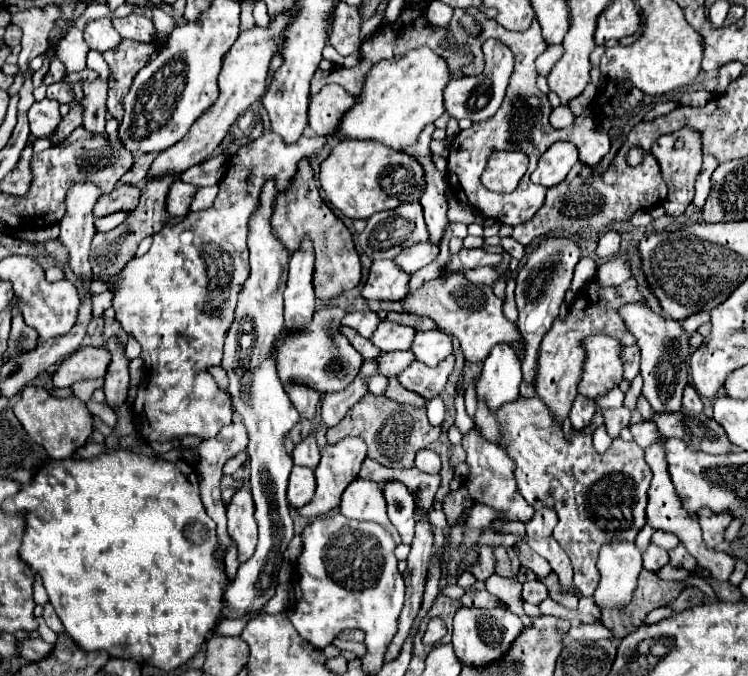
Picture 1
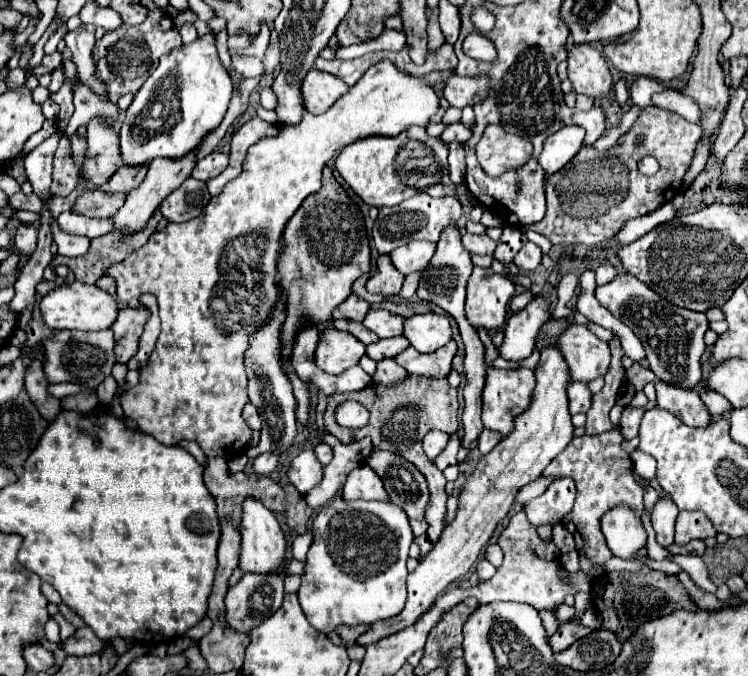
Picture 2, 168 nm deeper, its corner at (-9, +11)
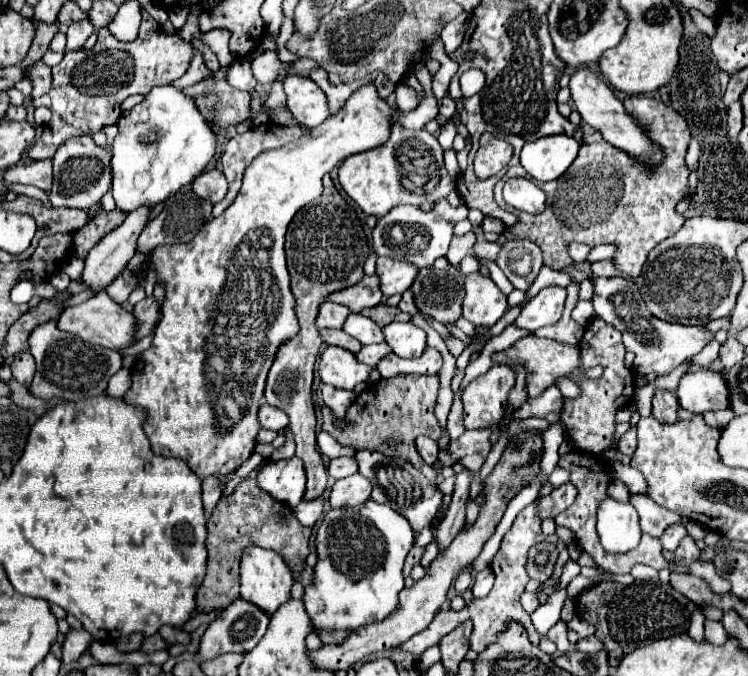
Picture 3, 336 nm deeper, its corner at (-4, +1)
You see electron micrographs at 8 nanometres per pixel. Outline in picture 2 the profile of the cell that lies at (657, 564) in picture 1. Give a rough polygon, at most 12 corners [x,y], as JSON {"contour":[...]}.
{"contour":[[659,498],[651,522],[661,546],[673,544],[679,510],[669,498]]}

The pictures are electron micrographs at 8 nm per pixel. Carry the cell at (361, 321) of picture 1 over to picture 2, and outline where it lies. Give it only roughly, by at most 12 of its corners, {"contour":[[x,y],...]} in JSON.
{"contour":[[357,294],[333,310],[333,318],[363,322],[369,310]]}

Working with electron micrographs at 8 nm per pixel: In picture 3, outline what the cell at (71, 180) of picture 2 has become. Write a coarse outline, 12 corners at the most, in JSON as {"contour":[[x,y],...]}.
{"contour":[[52,160],[18,164],[4,180],[32,184],[50,194]]}

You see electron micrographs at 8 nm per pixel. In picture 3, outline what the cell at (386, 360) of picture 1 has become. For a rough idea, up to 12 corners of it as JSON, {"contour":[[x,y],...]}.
{"contour":[[370,344],[362,346],[356,358],[362,364],[372,368],[378,366],[386,354],[390,354],[390,346]]}

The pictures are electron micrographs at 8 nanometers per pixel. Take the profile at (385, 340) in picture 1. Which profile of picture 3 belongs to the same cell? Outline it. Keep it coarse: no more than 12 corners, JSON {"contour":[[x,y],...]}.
{"contour":[[350,314],[342,330],[362,344],[380,344],[376,322]]}

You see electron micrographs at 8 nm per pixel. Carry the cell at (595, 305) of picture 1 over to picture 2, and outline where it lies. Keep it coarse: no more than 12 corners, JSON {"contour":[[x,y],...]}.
{"contour":[[541,350],[529,408],[459,494],[455,520],[407,576],[405,608],[357,638],[413,626],[463,578],[571,442],[567,364]]}

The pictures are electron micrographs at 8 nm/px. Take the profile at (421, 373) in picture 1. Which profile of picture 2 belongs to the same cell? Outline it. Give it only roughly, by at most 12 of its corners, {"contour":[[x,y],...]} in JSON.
{"contour":[[455,340],[423,354],[405,348],[393,360],[409,374],[445,378]]}

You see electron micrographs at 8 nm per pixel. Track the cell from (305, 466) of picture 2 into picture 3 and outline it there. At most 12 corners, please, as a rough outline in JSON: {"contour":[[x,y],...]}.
{"contour":[[268,460],[258,486],[288,506],[306,490],[302,462]]}

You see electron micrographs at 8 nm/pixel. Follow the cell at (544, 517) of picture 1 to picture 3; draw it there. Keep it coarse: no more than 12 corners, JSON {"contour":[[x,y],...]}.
{"contour":[[568,482],[536,500],[538,518],[556,518],[576,498]]}

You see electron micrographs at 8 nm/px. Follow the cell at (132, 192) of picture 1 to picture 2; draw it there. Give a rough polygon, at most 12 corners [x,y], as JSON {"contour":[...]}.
{"contour":[[83,192],[71,206],[73,214],[111,218],[125,196]]}

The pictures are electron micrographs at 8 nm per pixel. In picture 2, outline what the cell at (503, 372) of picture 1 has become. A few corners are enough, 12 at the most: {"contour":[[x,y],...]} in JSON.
{"contour":[[535,296],[509,316],[501,356],[531,356],[541,326],[551,318],[551,300]]}

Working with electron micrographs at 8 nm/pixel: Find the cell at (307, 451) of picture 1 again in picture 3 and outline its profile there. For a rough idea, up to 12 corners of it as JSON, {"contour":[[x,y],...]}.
{"contour":[[353,457],[330,460],[328,474],[334,480],[352,476],[358,472]]}

